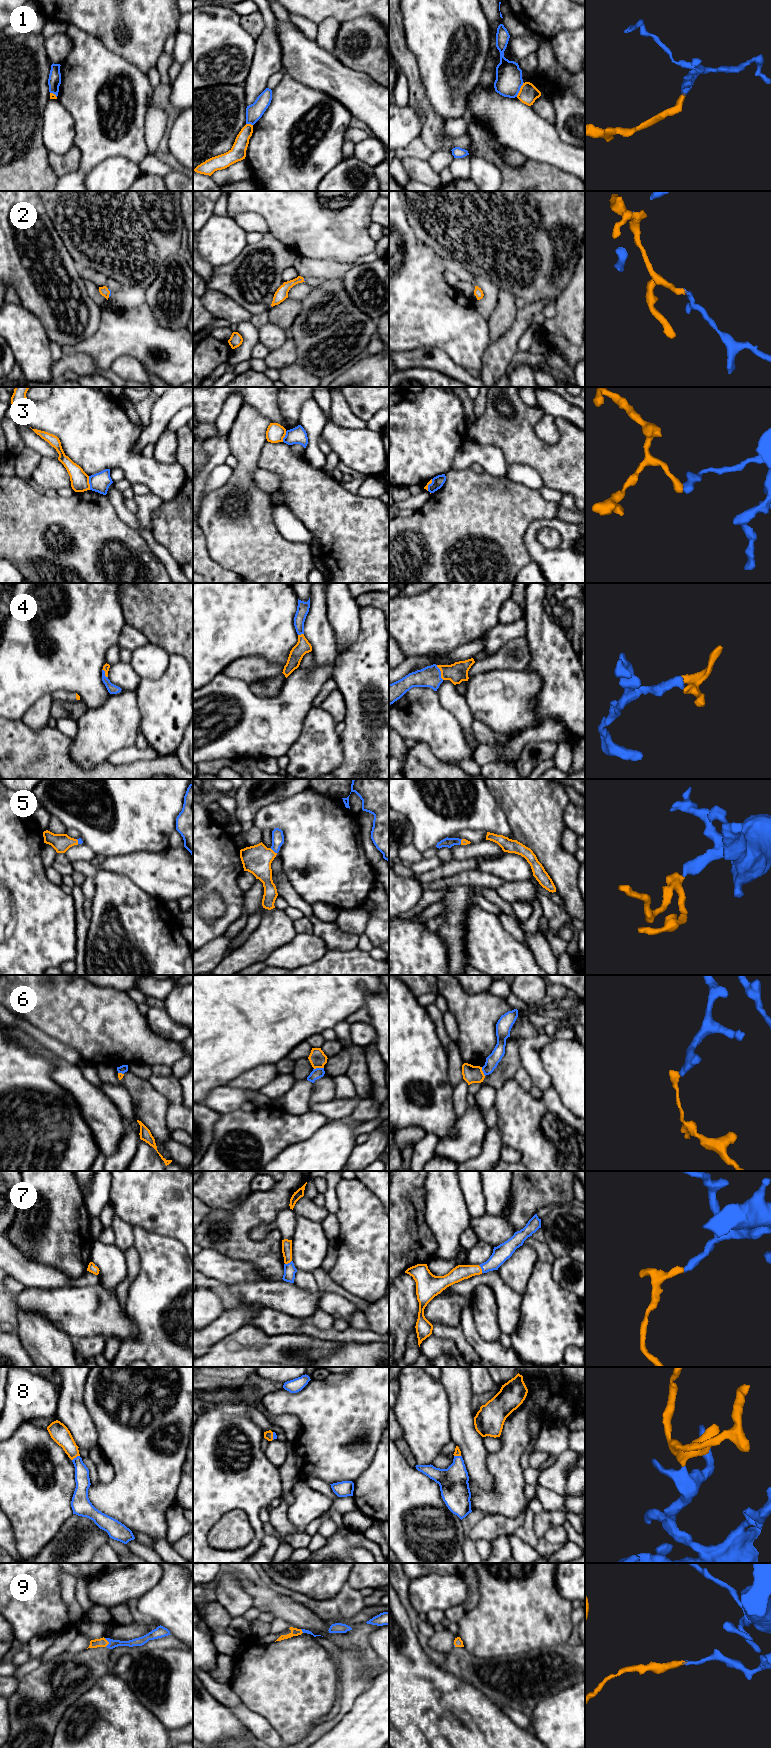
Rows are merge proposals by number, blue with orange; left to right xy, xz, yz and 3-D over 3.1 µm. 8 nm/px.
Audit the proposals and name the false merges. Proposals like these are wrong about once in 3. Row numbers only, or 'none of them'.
1, 3, 6

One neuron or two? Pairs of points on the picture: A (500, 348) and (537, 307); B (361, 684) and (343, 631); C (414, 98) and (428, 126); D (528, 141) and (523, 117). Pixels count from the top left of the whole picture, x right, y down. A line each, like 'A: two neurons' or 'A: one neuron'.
A: one neuron
B: two neurons
C: one neuron
D: one neuron

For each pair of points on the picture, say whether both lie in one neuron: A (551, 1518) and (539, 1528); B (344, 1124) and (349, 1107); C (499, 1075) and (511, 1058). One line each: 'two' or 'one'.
A: one
B: two
C: one

